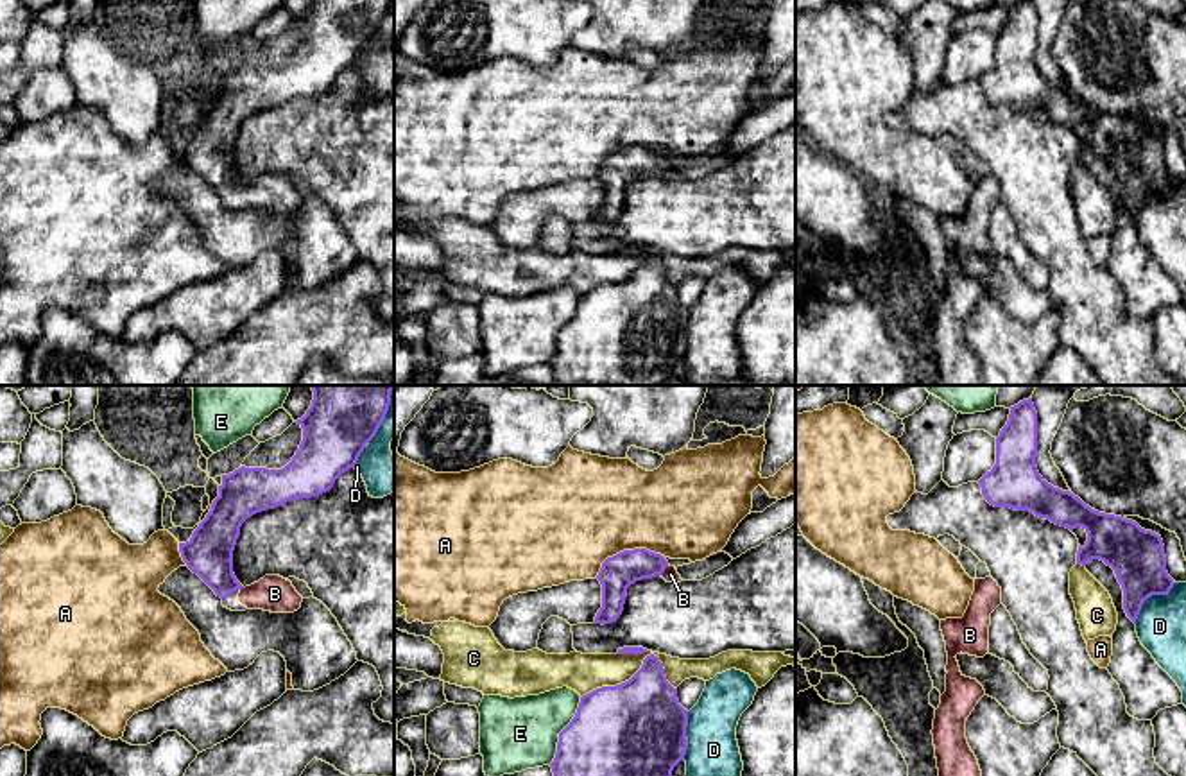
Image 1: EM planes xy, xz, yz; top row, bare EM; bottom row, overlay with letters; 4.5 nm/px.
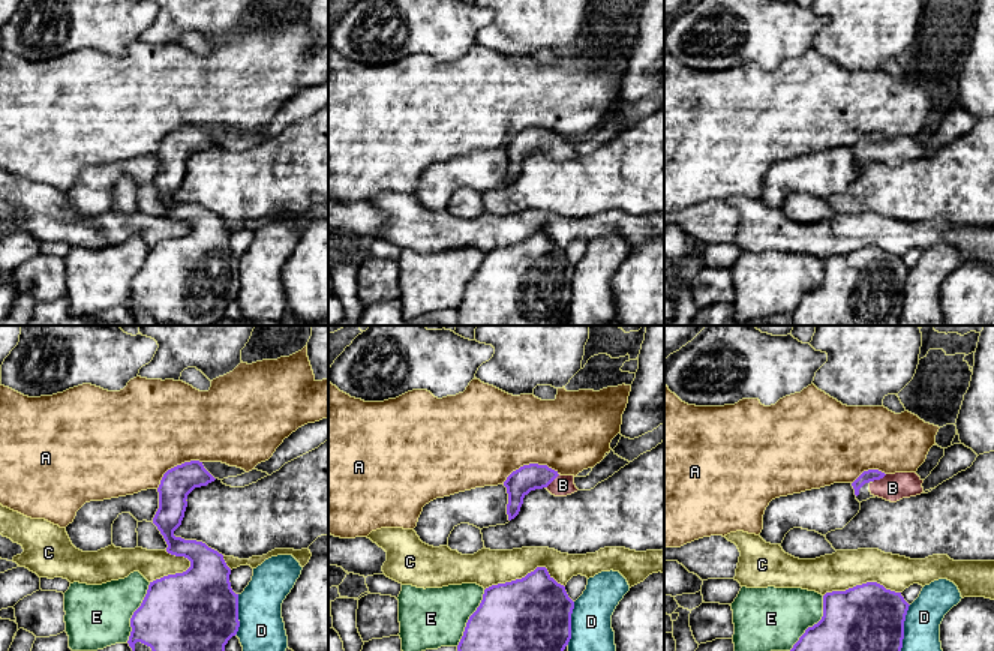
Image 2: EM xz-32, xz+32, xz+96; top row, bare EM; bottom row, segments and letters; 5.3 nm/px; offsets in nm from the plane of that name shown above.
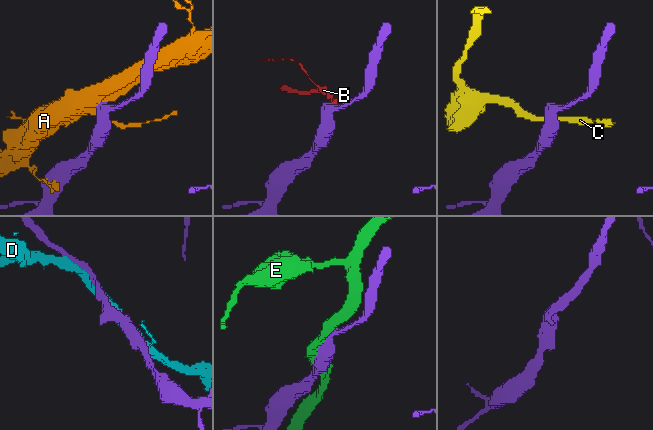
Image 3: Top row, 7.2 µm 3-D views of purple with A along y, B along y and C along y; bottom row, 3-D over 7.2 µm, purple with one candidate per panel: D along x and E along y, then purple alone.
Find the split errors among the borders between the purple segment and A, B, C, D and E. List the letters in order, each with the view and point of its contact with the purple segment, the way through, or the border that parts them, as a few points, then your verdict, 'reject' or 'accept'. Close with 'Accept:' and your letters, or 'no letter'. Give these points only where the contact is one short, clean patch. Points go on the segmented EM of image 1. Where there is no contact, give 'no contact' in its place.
A: xz (626, 551) | reject
B: xz (663, 570) | across xz (618, 572), (624, 569), (663, 570), (670, 574) | accept
C: xz (638, 671) | reject
D: yz (1151, 595) | reject
E: xz (561, 732) | reject
Accept: B

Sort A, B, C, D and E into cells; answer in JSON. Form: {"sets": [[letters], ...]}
{"sets": [["A"], ["B"], ["C"], ["D"], ["E"]]}

